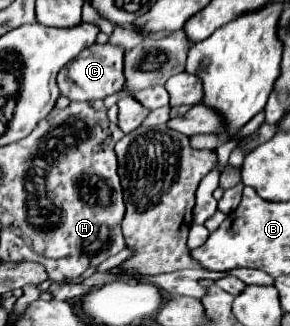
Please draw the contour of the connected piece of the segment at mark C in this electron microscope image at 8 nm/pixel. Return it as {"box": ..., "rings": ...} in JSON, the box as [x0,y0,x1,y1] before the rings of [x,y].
{"box":[57,44,125,100],"rings":[[[93,44],[85,48],[73,62],[69,62],[57,78],[59,90],[69,100],[99,100],[111,94],[117,94],[125,88],[125,74],[123,74],[123,46],[117,44]]]}

